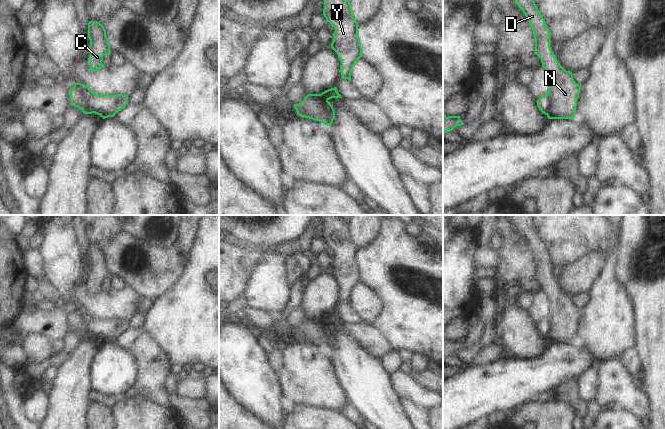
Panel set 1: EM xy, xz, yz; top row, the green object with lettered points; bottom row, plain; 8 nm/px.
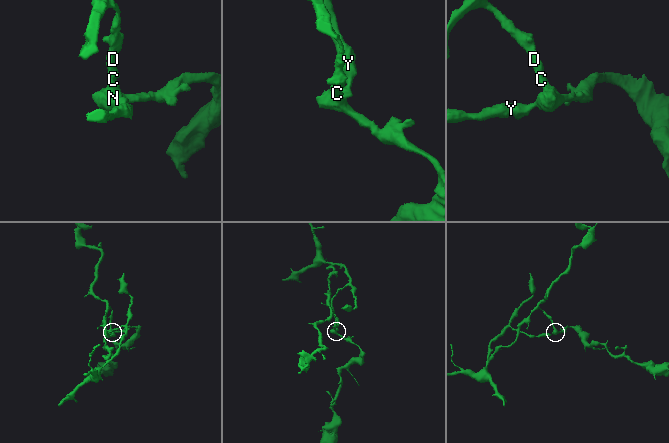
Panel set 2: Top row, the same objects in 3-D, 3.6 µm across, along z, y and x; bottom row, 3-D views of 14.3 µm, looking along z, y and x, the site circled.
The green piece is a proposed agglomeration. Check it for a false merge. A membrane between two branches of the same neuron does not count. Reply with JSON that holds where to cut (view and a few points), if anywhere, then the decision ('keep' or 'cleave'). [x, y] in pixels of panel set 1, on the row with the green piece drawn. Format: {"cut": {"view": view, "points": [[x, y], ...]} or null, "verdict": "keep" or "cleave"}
{"cut": {"view": "xy", "points": [[88, 91], [88, 106], [96, 113]]}, "verdict": "cleave"}

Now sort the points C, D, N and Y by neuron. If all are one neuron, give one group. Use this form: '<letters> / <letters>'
C D N / Y

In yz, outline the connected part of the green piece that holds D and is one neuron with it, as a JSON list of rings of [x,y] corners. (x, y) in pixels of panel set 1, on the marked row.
[[[514,0],[529,21],[535,40],[535,54],[549,75],[547,96],[550,99],[548,119],[573,119],[581,85],[558,62],[550,47],[550,30],[538,10],[535,0]]]

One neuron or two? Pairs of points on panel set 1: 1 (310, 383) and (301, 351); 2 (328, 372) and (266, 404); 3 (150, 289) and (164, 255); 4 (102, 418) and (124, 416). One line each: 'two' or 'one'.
1: one
2: two
3: one
4: two

